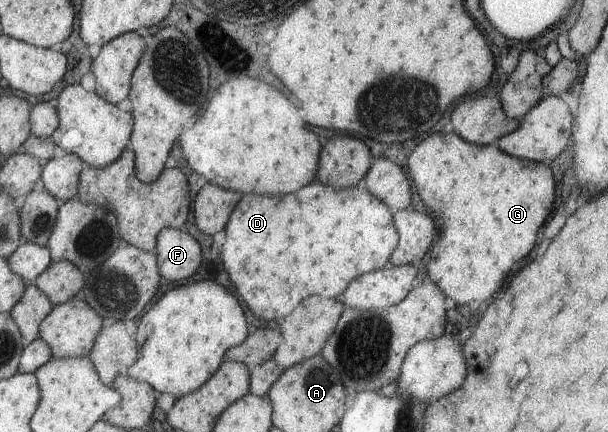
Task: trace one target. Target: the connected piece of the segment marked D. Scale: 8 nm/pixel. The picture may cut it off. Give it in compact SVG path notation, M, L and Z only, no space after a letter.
M316 181L309 183L307 187L301 187L299 191L291 193L291 195L269 195L269 197L265 197L265 195L243 194L239 202L233 207L229 220L225 223L224 231L225 243L219 248L219 258L224 271L231 283L233 283L237 295L239 295L239 299L245 303L255 318L276 322L290 315L291 311L309 295L319 295L321 298L339 298L339 295L343 294L351 279L369 271L382 269L388 265L391 251L395 249L398 241L397 231L393 226L392 211L389 210L385 203L379 201L375 195L371 195L369 191L358 189L356 186L333 190L331 187L326 187Z

